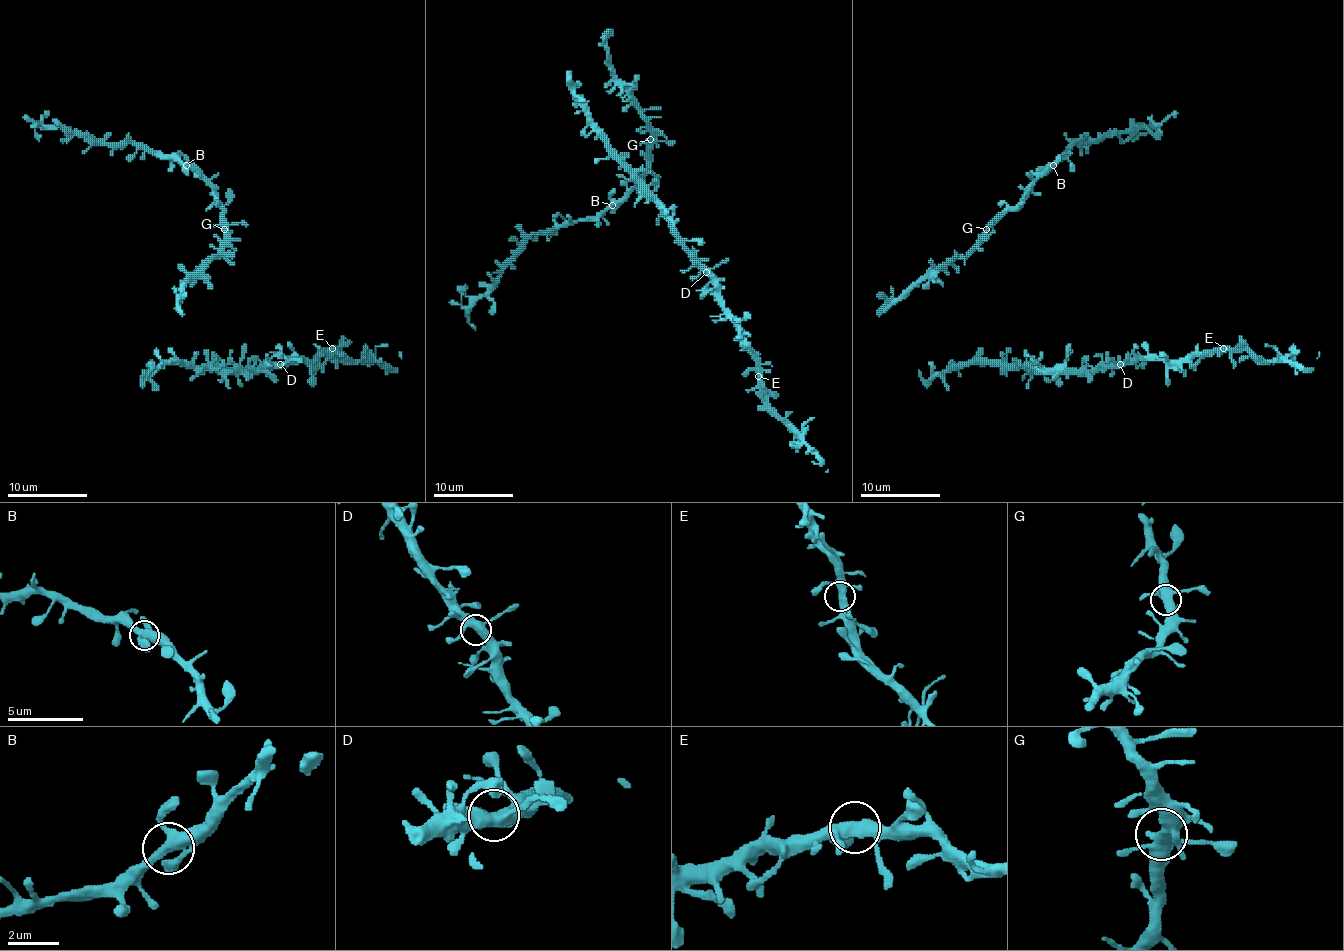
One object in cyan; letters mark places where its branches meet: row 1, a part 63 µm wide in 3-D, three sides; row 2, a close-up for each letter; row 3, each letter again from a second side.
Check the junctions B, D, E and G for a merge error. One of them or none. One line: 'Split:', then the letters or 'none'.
Split: none

